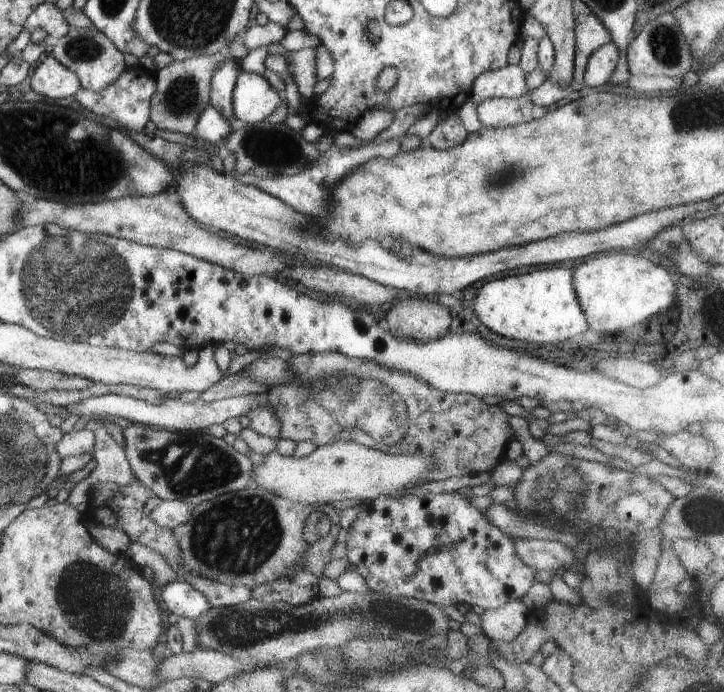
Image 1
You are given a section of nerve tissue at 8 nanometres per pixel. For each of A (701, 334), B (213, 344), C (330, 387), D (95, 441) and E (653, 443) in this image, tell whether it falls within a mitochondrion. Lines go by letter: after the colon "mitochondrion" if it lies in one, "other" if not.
A: other
B: other
C: mitochondrion
D: other
E: other

